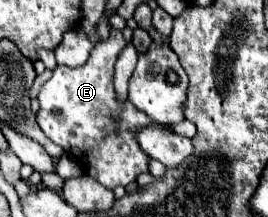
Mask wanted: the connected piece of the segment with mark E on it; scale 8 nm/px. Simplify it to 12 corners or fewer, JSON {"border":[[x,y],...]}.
{"border":[[112,29],[86,65],[56,67],[36,121],[108,189],[148,171],[134,131],[154,121],[118,103]]}

